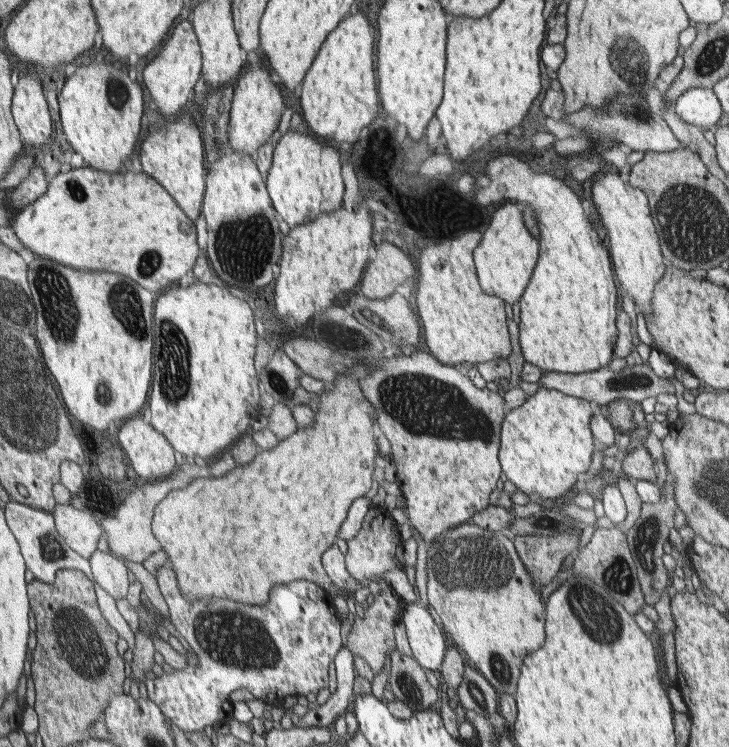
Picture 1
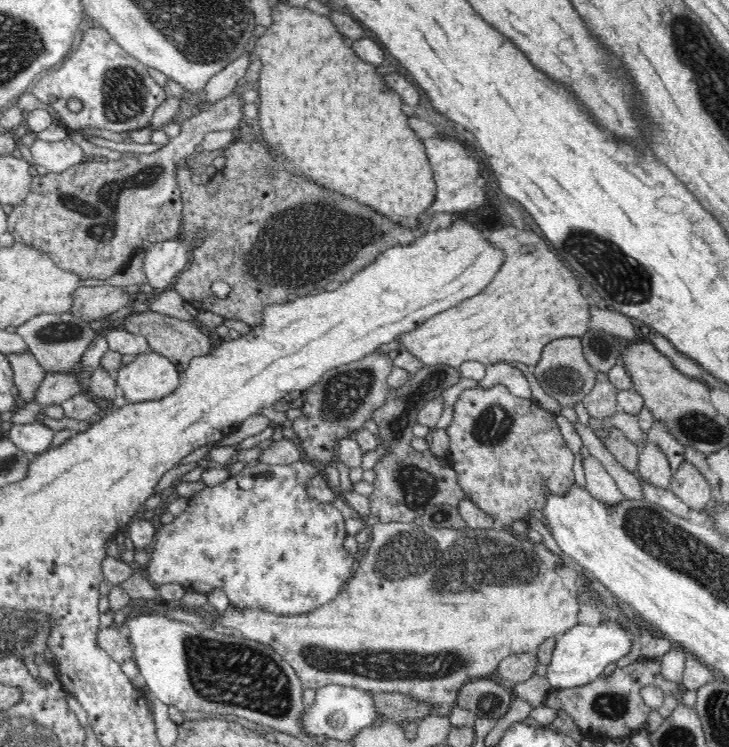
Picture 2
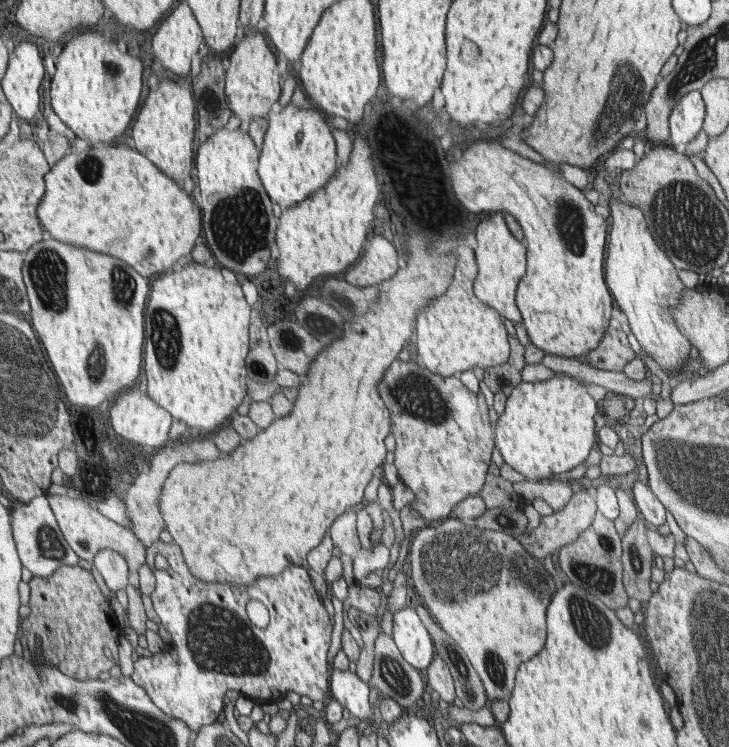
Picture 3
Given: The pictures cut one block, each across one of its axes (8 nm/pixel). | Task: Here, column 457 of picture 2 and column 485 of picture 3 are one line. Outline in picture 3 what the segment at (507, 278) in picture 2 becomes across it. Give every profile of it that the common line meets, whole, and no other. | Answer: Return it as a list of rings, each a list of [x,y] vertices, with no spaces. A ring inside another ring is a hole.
[[[462,243],[450,249],[448,254],[452,256],[452,252],[456,252],[458,256],[453,283],[449,285],[445,295],[430,300],[428,306],[418,312],[418,357],[424,356],[424,364],[428,364],[426,368],[438,376],[457,376],[474,367],[485,369],[505,364],[510,354],[508,334],[501,313],[490,308],[473,292],[479,270],[476,252]]]

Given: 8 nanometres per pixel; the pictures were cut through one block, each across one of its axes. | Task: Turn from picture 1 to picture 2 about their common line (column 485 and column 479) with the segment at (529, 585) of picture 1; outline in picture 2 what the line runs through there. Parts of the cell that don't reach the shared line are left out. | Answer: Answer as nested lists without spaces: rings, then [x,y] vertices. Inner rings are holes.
[[[413,521],[407,523],[378,523],[367,527],[372,533],[372,543],[358,564],[354,565],[354,571],[340,592],[326,604],[320,605],[314,610],[301,615],[280,616],[261,609],[232,610],[231,606],[222,614],[217,614],[210,621],[213,622],[214,630],[230,627],[240,630],[242,635],[248,639],[254,639],[270,645],[288,661],[301,680],[302,686],[316,690],[322,685],[336,683],[348,687],[361,689],[362,691],[380,691],[384,693],[402,692],[410,694],[412,700],[424,702],[432,708],[432,714],[438,717],[449,717],[456,706],[458,690],[467,683],[469,678],[488,677],[496,679],[497,666],[507,656],[518,653],[535,652],[547,638],[555,637],[566,632],[569,628],[578,625],[577,614],[578,600],[570,590],[562,583],[560,576],[555,573],[554,568],[550,569],[541,562],[533,551],[533,542],[525,537],[519,537],[509,530],[494,528],[447,528],[442,530],[438,527],[416,525]]]

